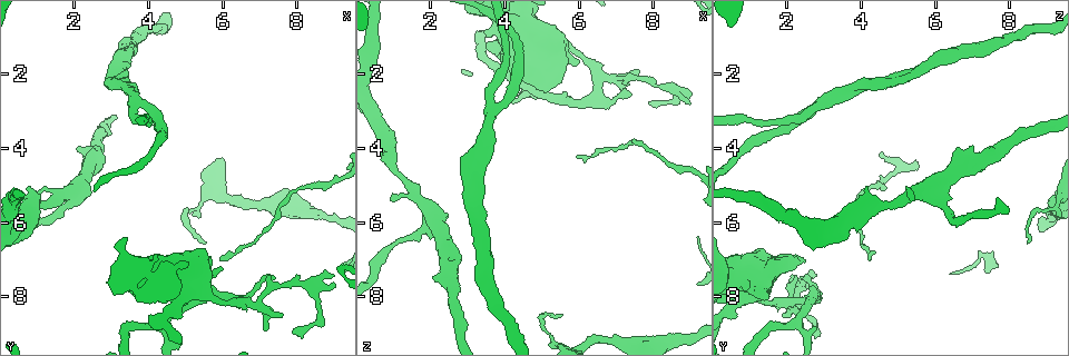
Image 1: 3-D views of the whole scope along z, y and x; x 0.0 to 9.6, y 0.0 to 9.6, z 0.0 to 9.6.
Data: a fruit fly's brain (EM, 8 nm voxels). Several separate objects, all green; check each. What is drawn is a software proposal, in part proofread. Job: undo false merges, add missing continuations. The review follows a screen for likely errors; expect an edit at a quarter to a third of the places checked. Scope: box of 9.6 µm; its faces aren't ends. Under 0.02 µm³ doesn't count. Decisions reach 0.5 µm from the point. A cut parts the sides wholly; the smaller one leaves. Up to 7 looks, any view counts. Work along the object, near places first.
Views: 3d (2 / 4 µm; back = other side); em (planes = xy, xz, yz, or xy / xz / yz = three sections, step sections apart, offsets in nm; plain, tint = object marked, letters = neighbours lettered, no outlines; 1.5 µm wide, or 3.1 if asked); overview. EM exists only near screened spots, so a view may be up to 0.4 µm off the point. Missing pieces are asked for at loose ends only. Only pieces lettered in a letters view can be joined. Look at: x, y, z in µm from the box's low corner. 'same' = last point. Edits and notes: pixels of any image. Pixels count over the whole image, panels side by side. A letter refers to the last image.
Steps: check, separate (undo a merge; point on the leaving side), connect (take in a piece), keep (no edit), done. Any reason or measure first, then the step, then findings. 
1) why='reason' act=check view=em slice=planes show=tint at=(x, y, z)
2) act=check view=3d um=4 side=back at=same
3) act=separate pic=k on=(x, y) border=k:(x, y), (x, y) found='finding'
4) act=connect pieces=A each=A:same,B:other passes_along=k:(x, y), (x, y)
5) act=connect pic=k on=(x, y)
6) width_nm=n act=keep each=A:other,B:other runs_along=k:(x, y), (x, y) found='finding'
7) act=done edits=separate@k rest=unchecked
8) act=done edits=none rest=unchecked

why='abrupt turn' act=check view=em slice=yz step=8 show=tint at=(6.50, 8.20, 1.95)

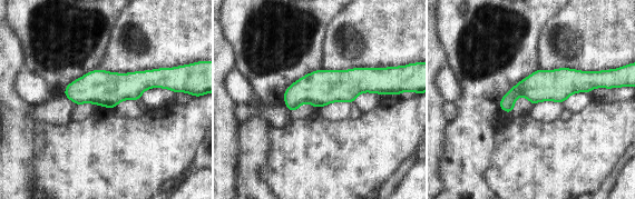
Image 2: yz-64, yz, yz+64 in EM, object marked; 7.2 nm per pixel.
why='what lies round it' act=check view=em slice=yz step=8 show=letters at=same

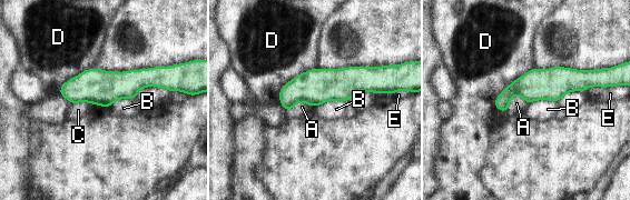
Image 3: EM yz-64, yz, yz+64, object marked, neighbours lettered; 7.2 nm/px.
act=keep each=A:other,B:other,C:other,D:other,E:other border=3:(524, 99), (514, 94), (508, 110) found='one neuron here'

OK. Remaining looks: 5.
why='thin end' act=check view=em slice=xy step=8 show=tint at=(7.85, 8.90, 2.80)

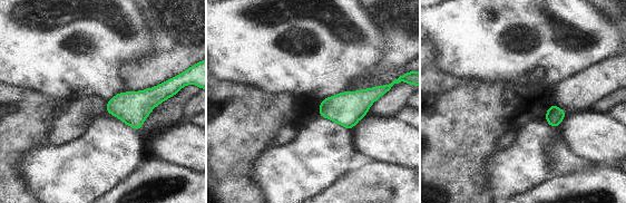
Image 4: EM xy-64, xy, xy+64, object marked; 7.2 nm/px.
why='another direction' act=check view=em slice=planes show=letters at=same

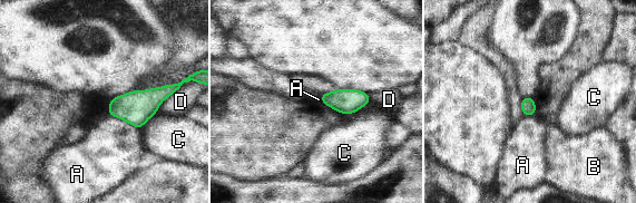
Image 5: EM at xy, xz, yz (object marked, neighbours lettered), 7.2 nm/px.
longest_contact=A:260nm act=keep each=A:other,B:other,C:other,D:other border=5:(107, 113), (139, 129) found='none of them fits'

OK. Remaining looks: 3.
why='an open end' act=check view=em slice=xz step=4 show=tint at=(0.95, 5.40, 5.40)

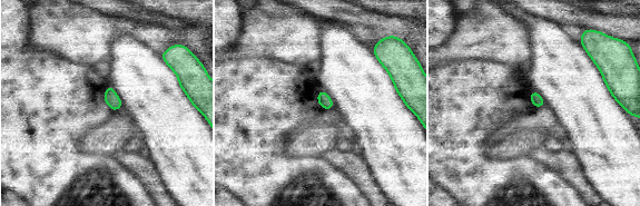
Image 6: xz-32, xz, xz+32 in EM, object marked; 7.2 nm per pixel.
act=check view=em slice=planes show=tint at=same

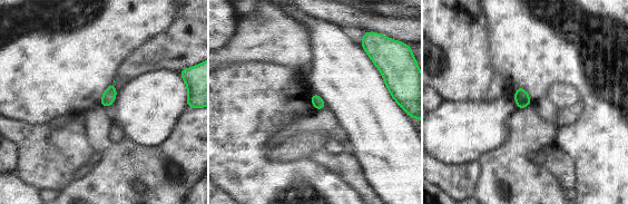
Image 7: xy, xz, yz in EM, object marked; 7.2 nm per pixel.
act=check view=em slice=planes show=letters at=same

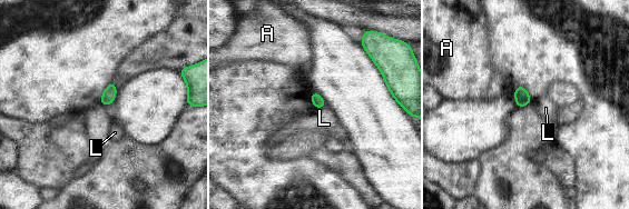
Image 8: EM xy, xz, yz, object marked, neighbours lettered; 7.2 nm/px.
act=keep each=A:other,L:other border=8:(326, 106), (316, 109) found='none of them fits'

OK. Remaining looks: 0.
act=done edits=none rest=unchecked

